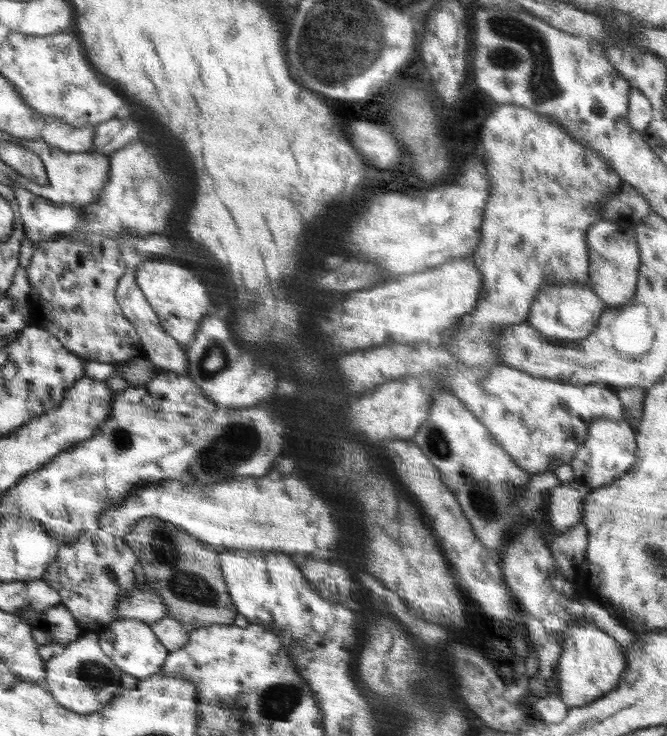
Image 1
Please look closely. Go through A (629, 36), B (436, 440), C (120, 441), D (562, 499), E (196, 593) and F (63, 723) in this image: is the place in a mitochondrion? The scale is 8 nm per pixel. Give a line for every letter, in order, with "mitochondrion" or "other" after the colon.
A: other
B: mitochondrion
C: mitochondrion
D: other
E: mitochondrion
F: other

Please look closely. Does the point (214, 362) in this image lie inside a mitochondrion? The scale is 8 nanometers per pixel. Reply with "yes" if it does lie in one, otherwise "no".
yes

